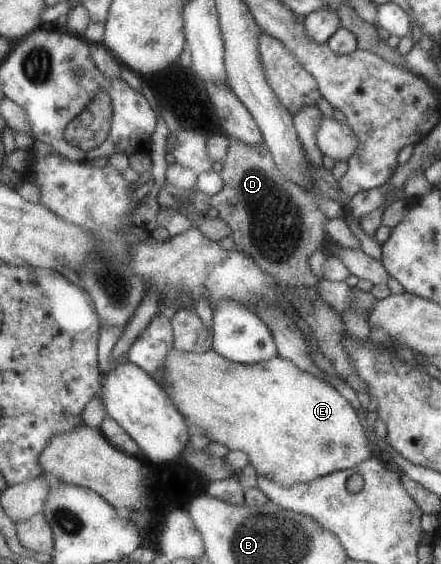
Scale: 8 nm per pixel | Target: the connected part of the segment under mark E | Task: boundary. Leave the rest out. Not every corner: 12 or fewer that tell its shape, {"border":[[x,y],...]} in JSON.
{"border":[[174,349],[164,392],[291,488],[372,449],[353,405],[281,356]]}

